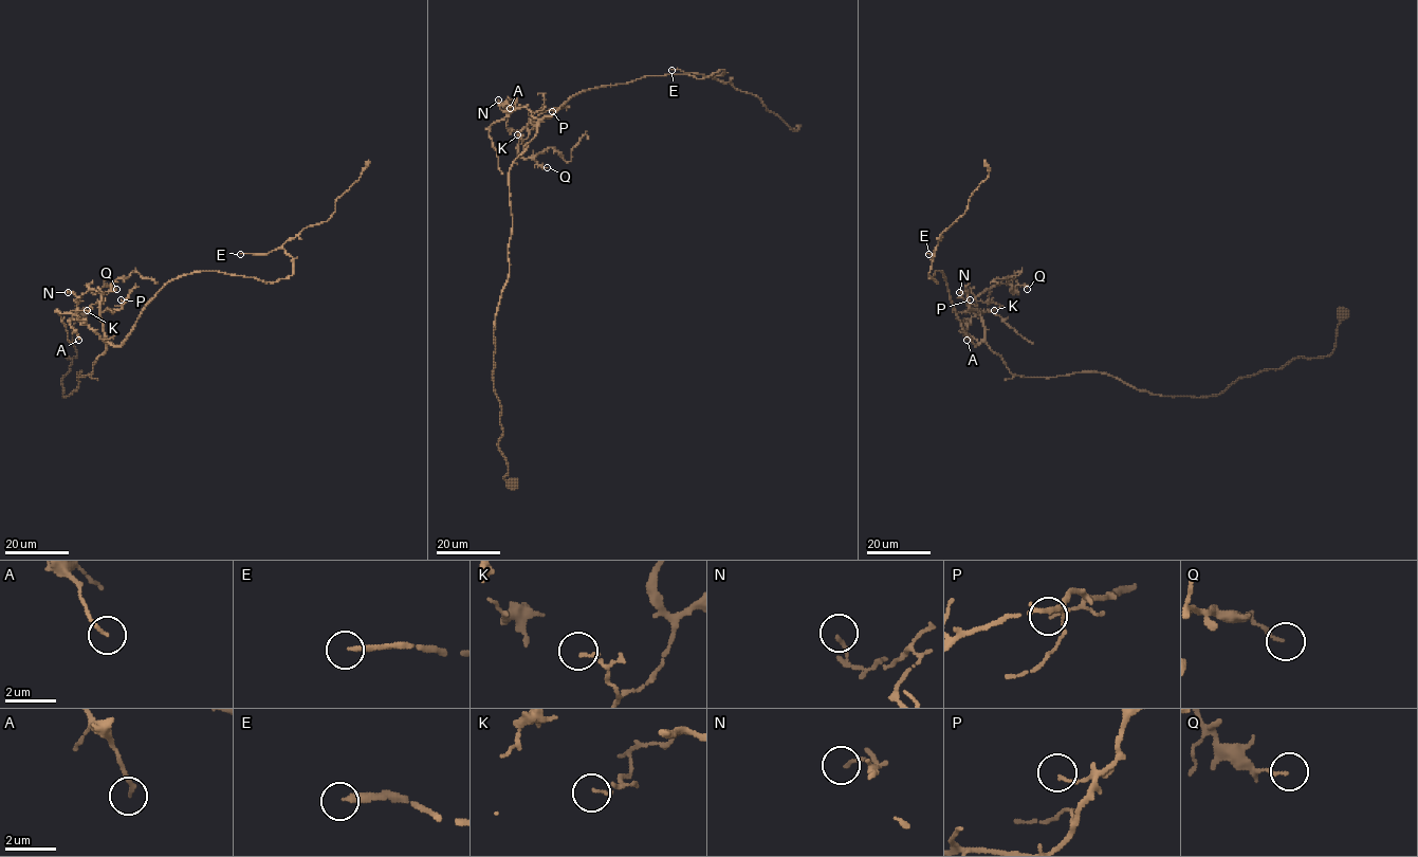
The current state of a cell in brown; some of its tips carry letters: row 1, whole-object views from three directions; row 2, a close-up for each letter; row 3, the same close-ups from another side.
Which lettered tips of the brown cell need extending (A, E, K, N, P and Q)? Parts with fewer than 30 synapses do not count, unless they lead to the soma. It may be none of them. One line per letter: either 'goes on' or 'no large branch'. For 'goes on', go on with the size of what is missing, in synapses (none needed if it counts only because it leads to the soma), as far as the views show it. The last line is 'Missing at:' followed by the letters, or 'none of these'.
A: no large branch
E: goes on | 35 syn
K: no large branch
N: no large branch
P: no large branch
Q: no large branch
Missing at: E

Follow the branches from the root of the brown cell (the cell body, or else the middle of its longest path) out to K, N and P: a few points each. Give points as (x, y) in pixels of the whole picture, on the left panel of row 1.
K: (81, 313), (62, 397), (106, 349), (100, 302), (87, 310)
N: (81, 313), (62, 397), (107, 342), (79, 321), (68, 292)
P: (81, 313), (62, 397), (104, 352), (100, 313), (120, 310), (121, 299)

